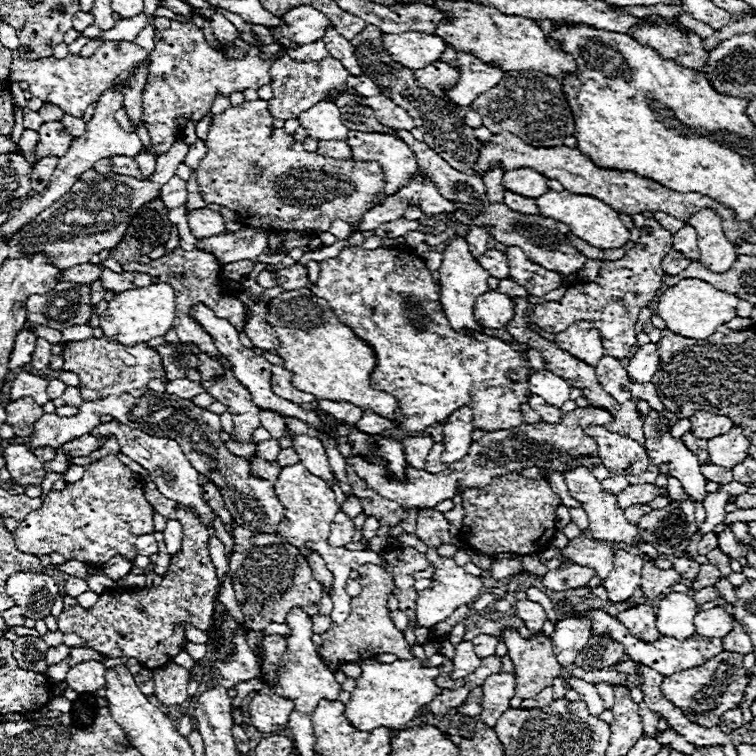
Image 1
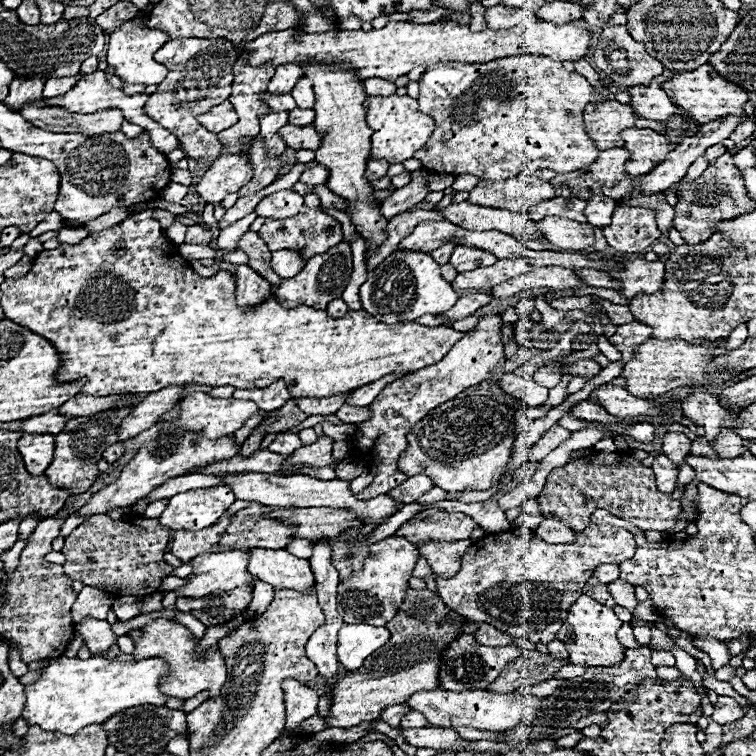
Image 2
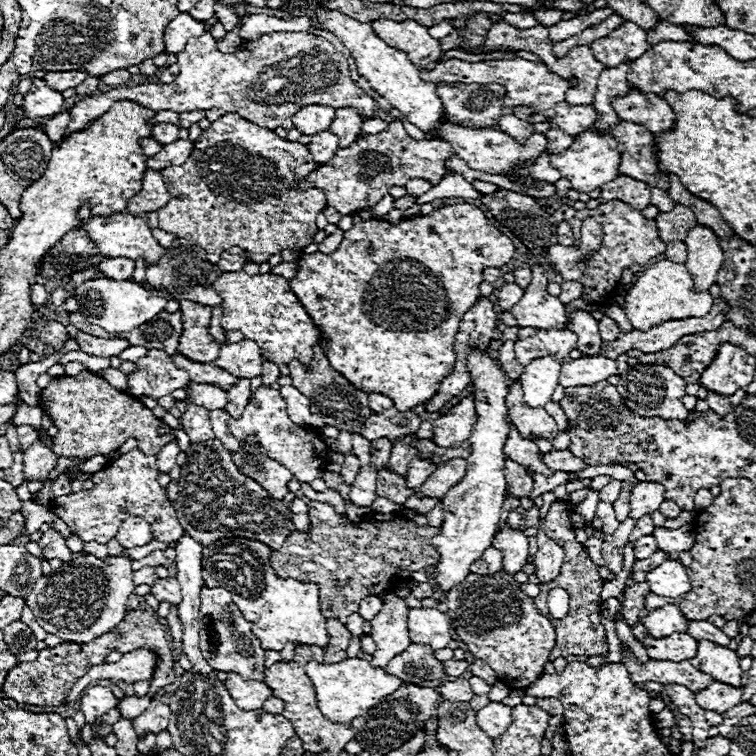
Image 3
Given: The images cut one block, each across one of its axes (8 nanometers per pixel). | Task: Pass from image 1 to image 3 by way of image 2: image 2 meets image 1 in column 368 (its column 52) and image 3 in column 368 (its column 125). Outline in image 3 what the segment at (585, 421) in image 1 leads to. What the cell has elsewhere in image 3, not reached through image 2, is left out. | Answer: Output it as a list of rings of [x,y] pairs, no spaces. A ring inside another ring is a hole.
[[[314,346],[314,360],[312,360],[312,372],[306,372],[304,366],[300,362],[290,362],[290,378],[294,382],[294,388],[298,388],[308,400],[310,400],[310,412],[318,414],[320,418],[324,418],[326,426],[332,426],[336,430],[346,430],[350,434],[360,434],[362,432],[362,422],[366,422],[366,418],[372,414],[372,410],[368,408],[368,394],[354,388],[346,378],[342,378],[342,374],[334,372],[328,364],[328,358],[324,356],[320,346]]]

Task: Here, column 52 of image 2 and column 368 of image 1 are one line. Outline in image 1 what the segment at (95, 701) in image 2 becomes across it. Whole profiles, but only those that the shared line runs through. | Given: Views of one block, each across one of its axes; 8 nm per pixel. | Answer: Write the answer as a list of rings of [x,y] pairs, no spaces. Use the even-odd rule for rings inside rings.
[[[370,658],[358,664],[362,668],[362,674],[360,678],[356,678],[356,688],[352,690],[344,716],[354,728],[362,732],[368,732],[380,726],[390,730],[400,730],[406,722],[426,714],[420,708],[432,702],[434,696],[442,694],[442,688],[434,684],[434,678],[440,674],[440,668],[424,668],[420,666],[418,658],[396,660],[392,664],[382,664]]]

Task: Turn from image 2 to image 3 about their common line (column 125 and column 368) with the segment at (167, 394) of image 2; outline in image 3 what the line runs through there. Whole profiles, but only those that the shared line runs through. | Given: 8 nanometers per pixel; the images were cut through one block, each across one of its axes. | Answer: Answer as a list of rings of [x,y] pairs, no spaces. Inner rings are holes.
[[[394,406],[390,410],[384,410],[382,414],[372,414],[370,418],[366,418],[364,428],[362,428],[362,436],[372,440],[378,438],[386,438],[386,440],[394,440],[400,438],[402,434],[416,434],[418,426],[420,426],[420,418],[414,412],[398,412]]]

